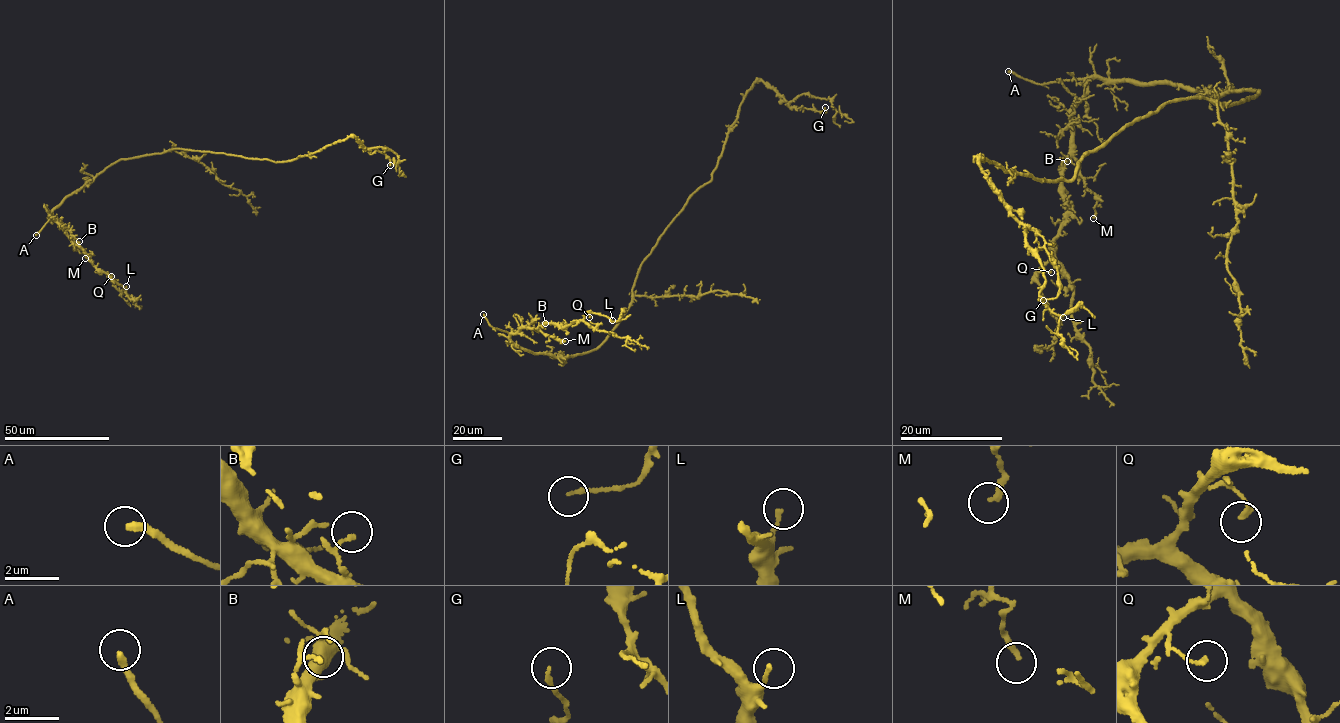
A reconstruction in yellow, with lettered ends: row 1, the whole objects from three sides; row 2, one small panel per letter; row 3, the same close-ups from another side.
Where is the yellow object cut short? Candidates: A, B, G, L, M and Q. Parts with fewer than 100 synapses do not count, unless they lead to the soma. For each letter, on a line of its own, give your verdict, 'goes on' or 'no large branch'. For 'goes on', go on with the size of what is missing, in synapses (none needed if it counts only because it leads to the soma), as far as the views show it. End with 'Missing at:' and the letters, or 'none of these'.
A: goes on
B: no large branch
G: no large branch
L: no large branch
M: no large branch
Q: no large branch
Missing at: A

